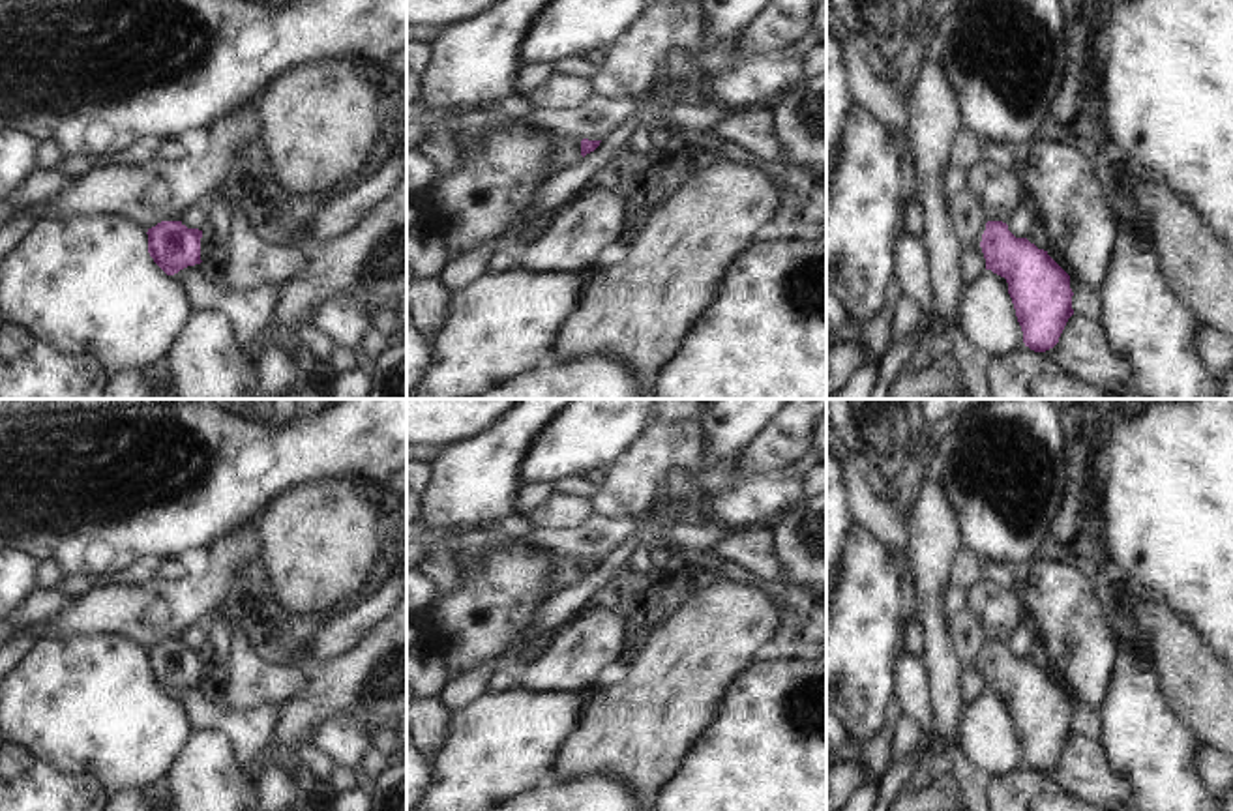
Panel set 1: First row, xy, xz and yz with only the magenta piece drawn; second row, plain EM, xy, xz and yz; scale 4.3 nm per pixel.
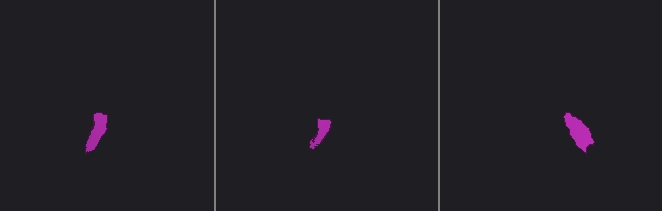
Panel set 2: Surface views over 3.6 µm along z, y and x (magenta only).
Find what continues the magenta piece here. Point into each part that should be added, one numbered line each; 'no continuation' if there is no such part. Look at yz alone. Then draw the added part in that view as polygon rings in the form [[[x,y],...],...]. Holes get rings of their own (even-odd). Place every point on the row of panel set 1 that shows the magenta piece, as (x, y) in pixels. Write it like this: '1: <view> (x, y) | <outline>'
no continuation

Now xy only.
no continuation

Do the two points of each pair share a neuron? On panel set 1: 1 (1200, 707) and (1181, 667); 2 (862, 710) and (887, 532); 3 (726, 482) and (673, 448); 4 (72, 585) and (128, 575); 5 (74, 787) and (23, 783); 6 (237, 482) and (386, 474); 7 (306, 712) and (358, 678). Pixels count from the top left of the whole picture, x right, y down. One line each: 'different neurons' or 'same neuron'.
1: same neuron
2: different neurons
3: same neuron
4: same neuron
5: same neuron
6: same neuron
7: same neuron

